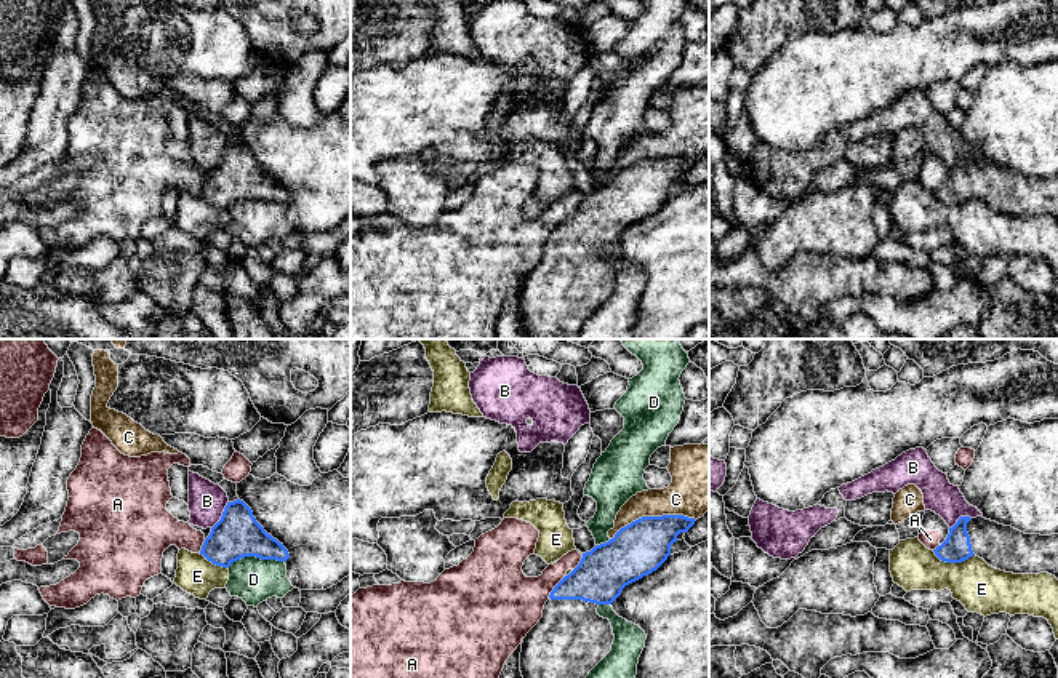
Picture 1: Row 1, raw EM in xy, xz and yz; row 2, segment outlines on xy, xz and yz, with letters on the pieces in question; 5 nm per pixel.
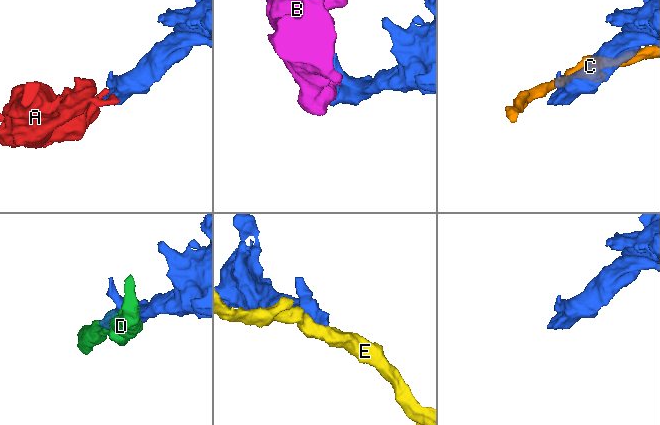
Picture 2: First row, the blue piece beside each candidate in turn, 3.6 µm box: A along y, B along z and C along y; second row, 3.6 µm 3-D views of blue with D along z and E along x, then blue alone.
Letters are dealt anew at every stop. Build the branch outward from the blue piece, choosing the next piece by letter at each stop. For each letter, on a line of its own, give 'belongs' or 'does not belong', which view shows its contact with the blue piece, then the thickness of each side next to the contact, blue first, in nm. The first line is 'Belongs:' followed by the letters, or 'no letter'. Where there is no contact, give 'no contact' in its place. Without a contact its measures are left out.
Belongs: no letter
A: does not belong; contact in xz; calibres 260 and 340 nm
B: does not belong; contact in xy; calibres 240 and 190 nm
C: does not belong; contact in xz; calibres 260 and 240 nm
D: does not belong; contact in xy; calibres 240 and 220 nm
E: does not belong; contact in yz; calibres 140 and 240 nm

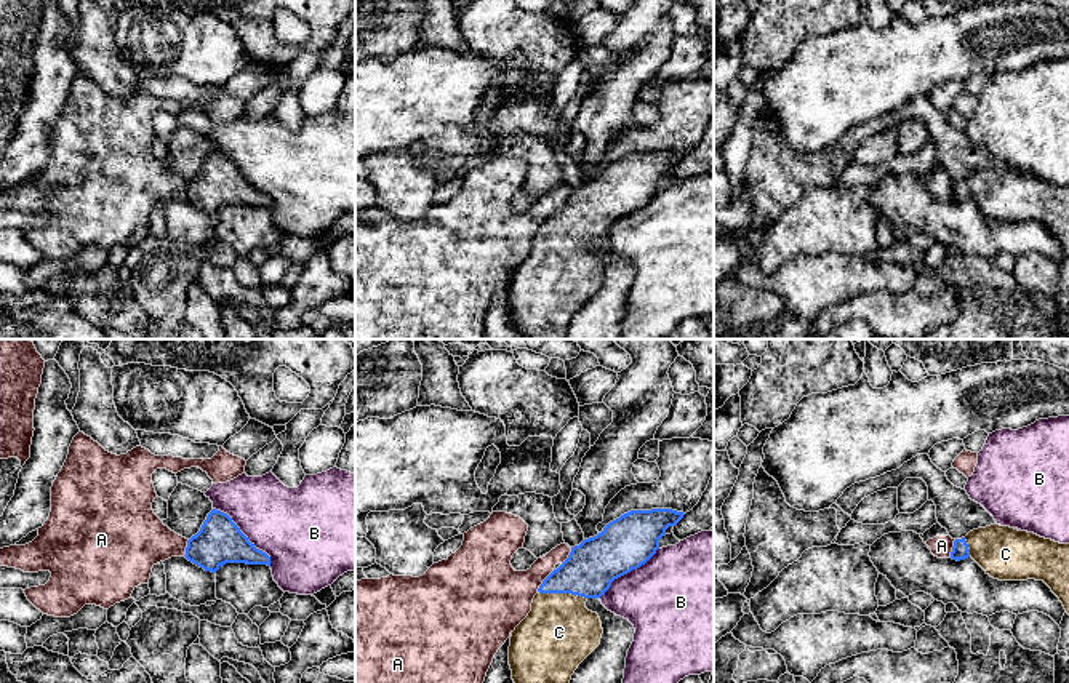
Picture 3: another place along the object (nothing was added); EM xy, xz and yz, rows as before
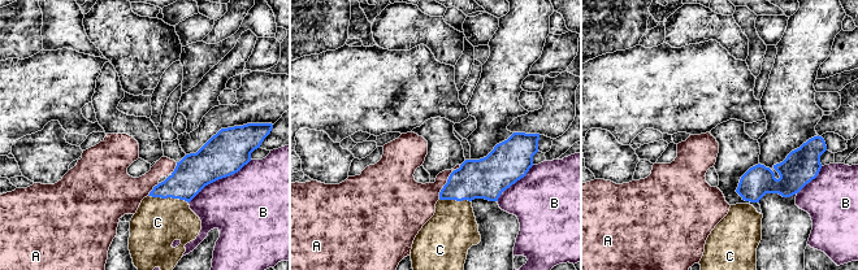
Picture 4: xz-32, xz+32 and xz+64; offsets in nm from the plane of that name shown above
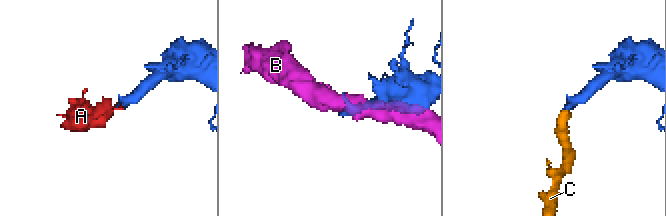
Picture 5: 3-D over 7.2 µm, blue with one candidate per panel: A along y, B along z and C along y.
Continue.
Belongs: C
A: does not belong; contact in xz; calibres 260 and 340 nm
B: does not belong; contact in xy; calibres 240 and 380 nm
C: belongs; contact in xz; calibres 260 and 360 nm

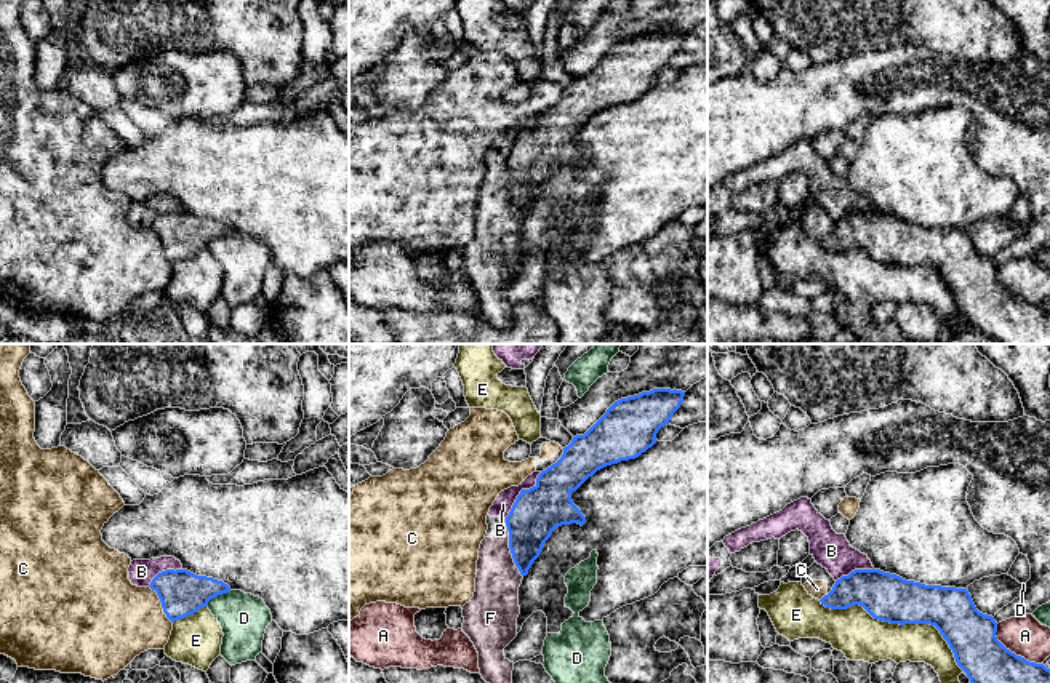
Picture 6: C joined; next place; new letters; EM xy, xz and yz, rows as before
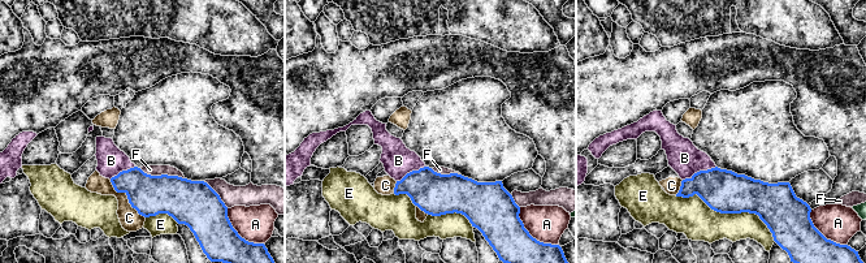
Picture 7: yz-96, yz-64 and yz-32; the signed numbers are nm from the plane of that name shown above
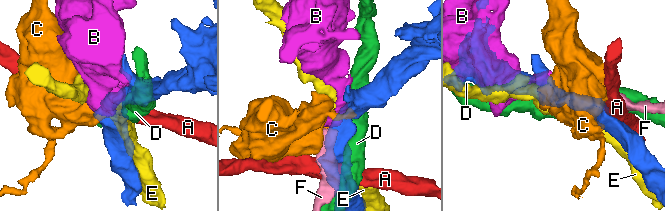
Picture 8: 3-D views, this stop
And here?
Belongs: no letter
A: does not belong; contact in yz; calibres 280 and 200 nm
B: does not belong; contact in xz; calibres 240 and 90 nm
C: does not belong; contact in xy; calibres 220 and 400 nm
D: does not belong; contact in xy; calibres 220 and 240 nm
E: does not belong; contact in yz; calibres 240 and 240 nm
F: does not belong; contact in xz; calibres 240 and 220 nm

